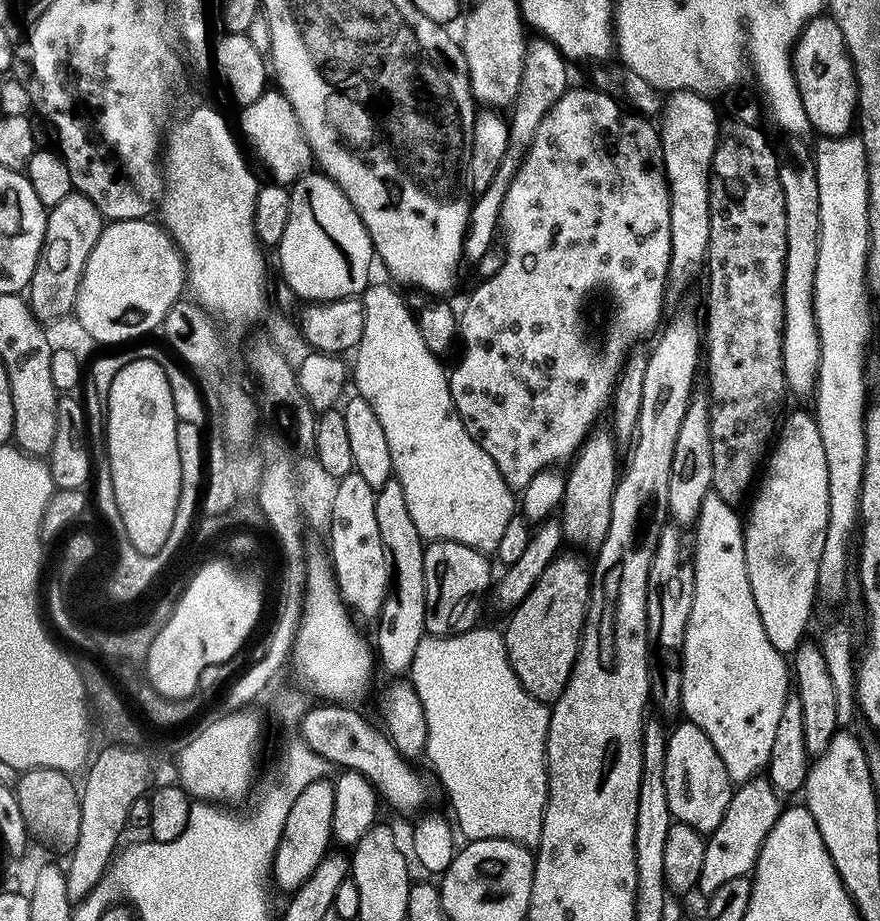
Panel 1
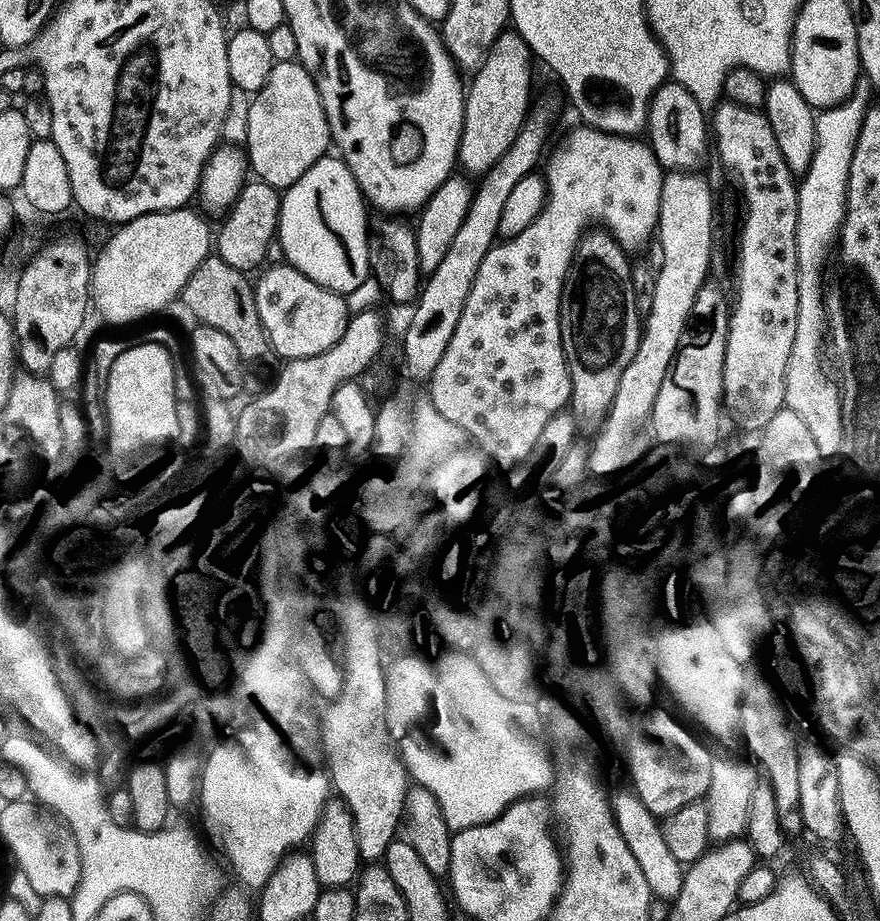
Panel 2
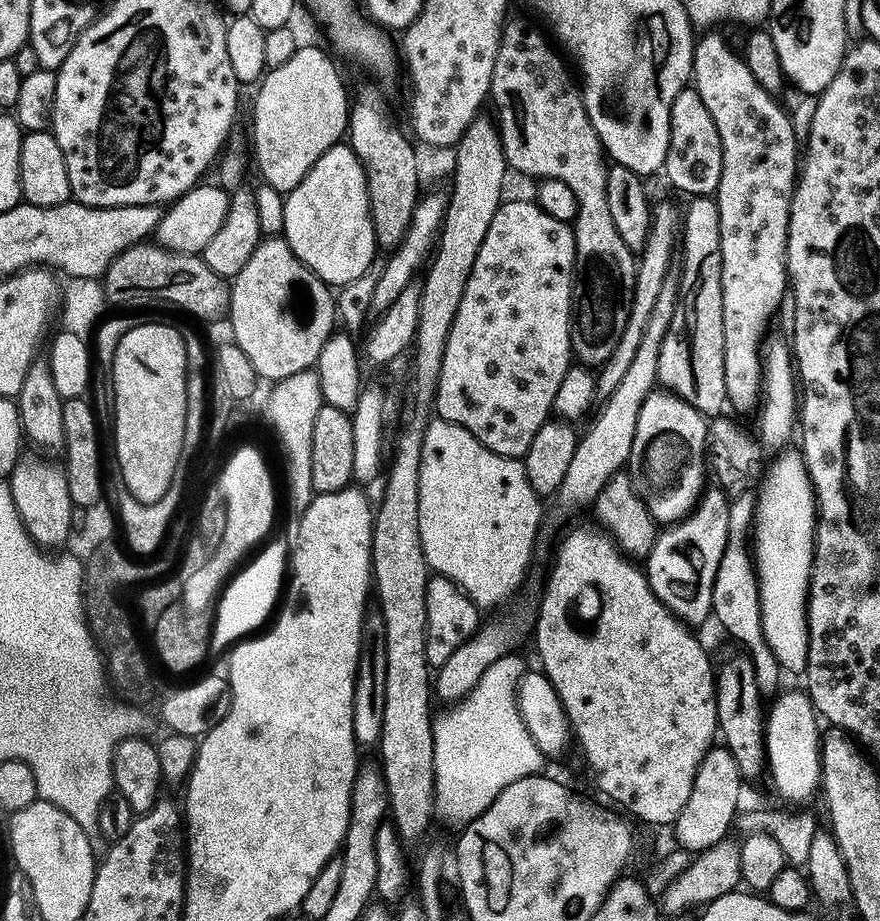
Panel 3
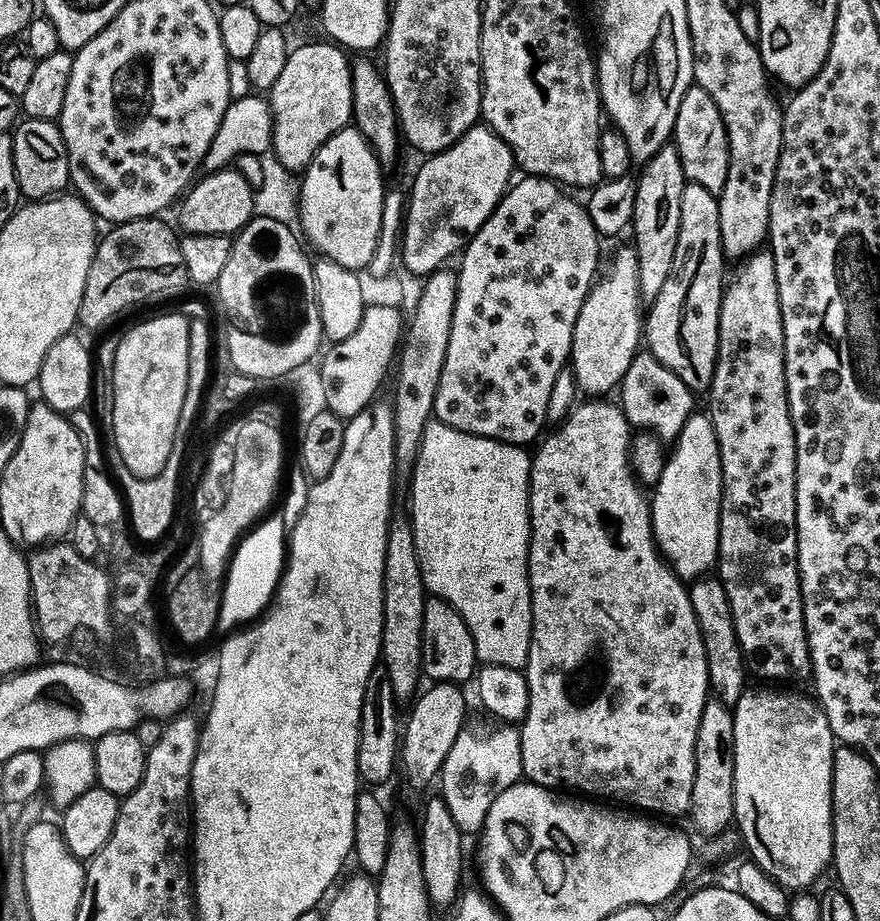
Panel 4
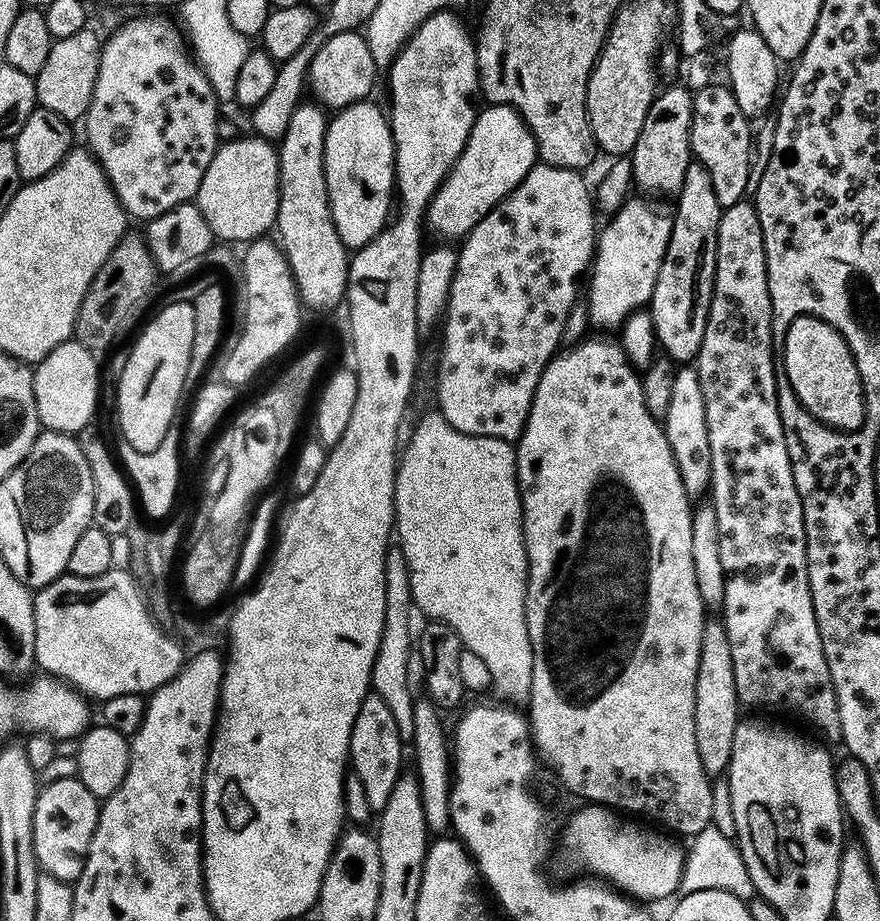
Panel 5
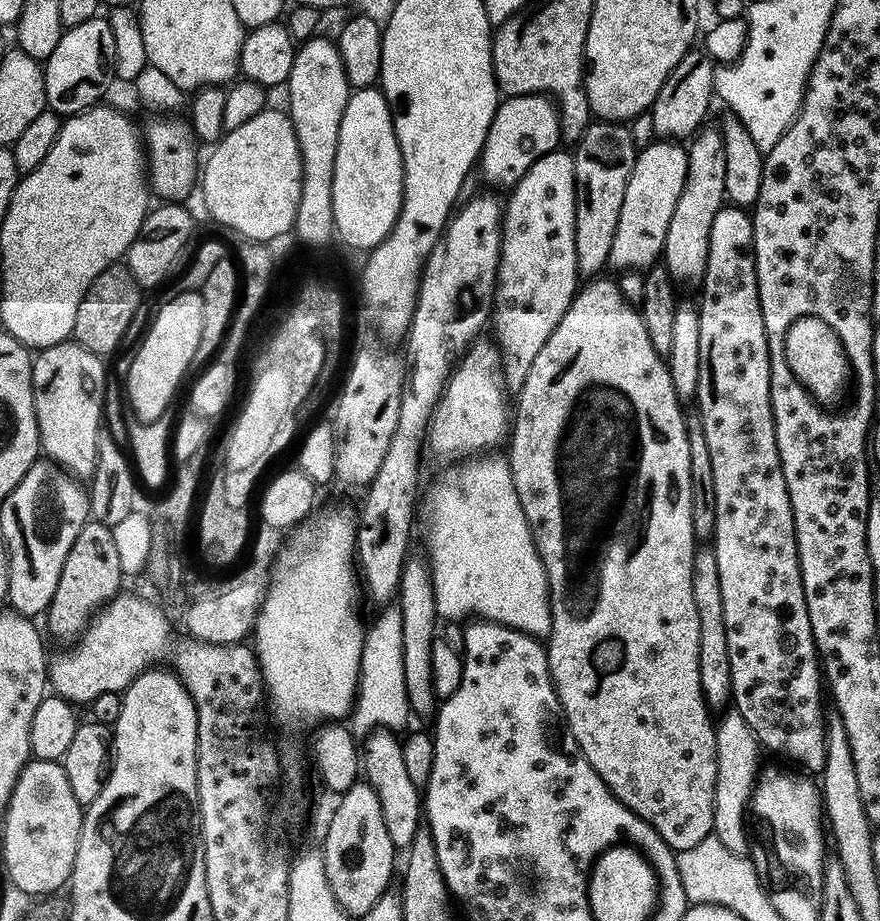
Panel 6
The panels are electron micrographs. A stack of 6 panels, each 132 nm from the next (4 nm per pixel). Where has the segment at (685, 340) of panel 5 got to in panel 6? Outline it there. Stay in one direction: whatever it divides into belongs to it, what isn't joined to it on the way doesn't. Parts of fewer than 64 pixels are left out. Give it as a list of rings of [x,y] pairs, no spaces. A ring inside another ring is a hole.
[[[701,127],[687,145],[688,169],[678,206],[670,218],[670,230],[666,230],[663,267],[668,269],[673,281],[703,281],[706,258],[710,250],[710,226],[714,226],[714,214],[726,204],[726,146],[719,127]],[[692,144],[692,145],[691,145]]]

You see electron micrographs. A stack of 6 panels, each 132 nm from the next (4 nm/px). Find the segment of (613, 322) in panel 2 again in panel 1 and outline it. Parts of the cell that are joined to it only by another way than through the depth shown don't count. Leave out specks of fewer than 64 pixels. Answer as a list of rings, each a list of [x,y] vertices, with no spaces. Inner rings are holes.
[[[593,431],[571,461],[572,469],[567,469],[564,482],[564,500],[558,509],[564,540],[589,550],[600,548],[606,538],[606,530],[610,530],[610,506],[618,479],[616,441],[611,431],[600,431]]]

